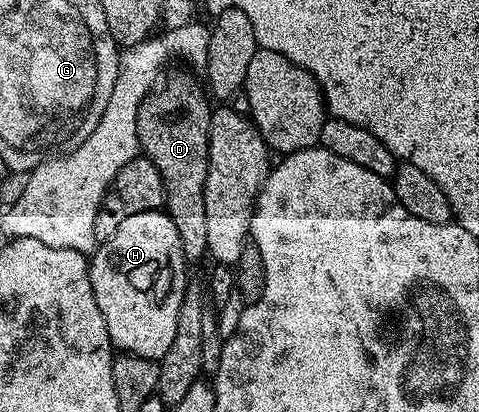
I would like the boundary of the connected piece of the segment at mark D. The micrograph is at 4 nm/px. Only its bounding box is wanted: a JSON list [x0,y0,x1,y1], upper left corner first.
[137,72,212,264]

